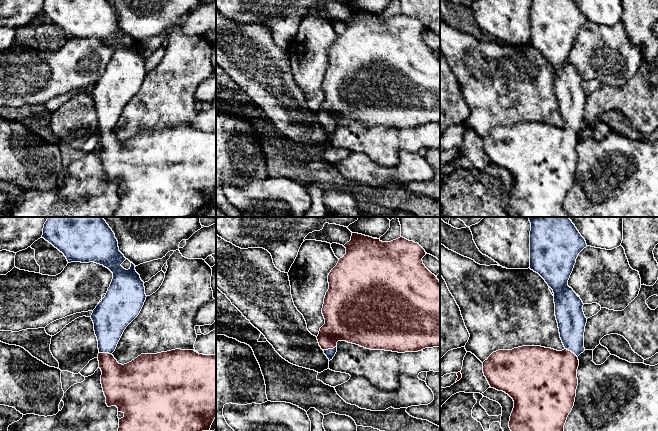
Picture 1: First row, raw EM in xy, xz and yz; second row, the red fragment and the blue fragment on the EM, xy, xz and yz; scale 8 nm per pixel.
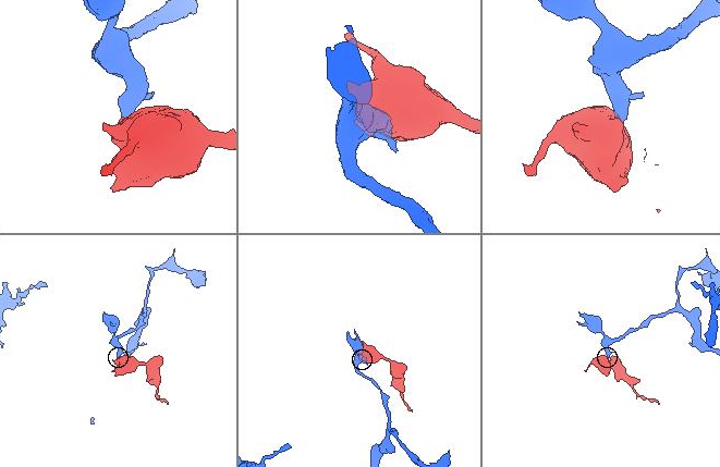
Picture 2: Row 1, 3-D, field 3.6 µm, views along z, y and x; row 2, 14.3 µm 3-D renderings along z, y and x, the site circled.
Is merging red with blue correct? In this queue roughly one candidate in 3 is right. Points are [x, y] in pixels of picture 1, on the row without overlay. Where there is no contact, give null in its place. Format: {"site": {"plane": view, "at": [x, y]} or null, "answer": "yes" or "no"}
{"site": {"plane": "xz", "at": [329, 124]}, "answer": "yes"}

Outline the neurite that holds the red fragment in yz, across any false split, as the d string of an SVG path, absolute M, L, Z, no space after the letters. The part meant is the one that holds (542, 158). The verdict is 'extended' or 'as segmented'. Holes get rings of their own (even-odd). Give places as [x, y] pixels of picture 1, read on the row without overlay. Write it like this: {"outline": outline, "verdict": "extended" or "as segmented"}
{"outline": "M531 0L530 7L530 45L538 49L553 66L555 92L558 99L560 114L565 123L562 127L541 122L522 122L512 126L493 128L483 138L483 149L491 164L503 167L514 177L510 192L509 204L520 217L569 217L564 210L564 201L571 188L578 162L578 132L585 127L584 108L587 94L583 88L583 78L568 62L579 29L587 23L574 0Z", "verdict": "extended"}

